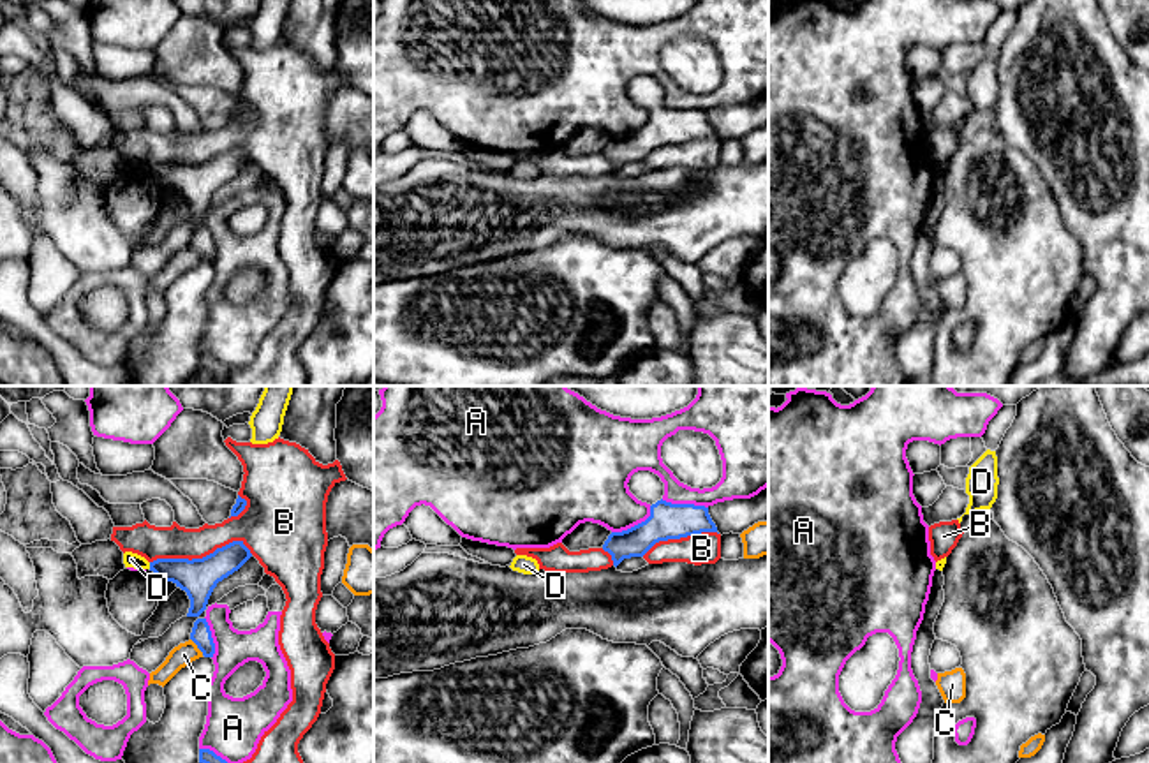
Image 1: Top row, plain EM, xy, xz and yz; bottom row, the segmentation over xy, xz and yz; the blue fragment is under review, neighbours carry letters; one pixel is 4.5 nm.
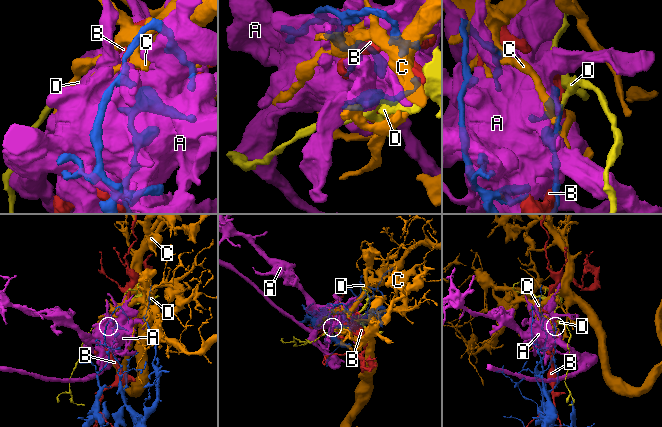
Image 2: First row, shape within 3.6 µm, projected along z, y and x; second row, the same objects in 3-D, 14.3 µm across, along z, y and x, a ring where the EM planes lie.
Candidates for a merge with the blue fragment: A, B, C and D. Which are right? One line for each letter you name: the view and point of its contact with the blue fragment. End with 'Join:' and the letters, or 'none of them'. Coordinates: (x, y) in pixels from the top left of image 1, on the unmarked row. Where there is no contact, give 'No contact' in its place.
Join: none of them

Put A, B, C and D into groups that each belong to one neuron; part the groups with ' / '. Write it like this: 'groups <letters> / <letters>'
groups A / B / C / D

